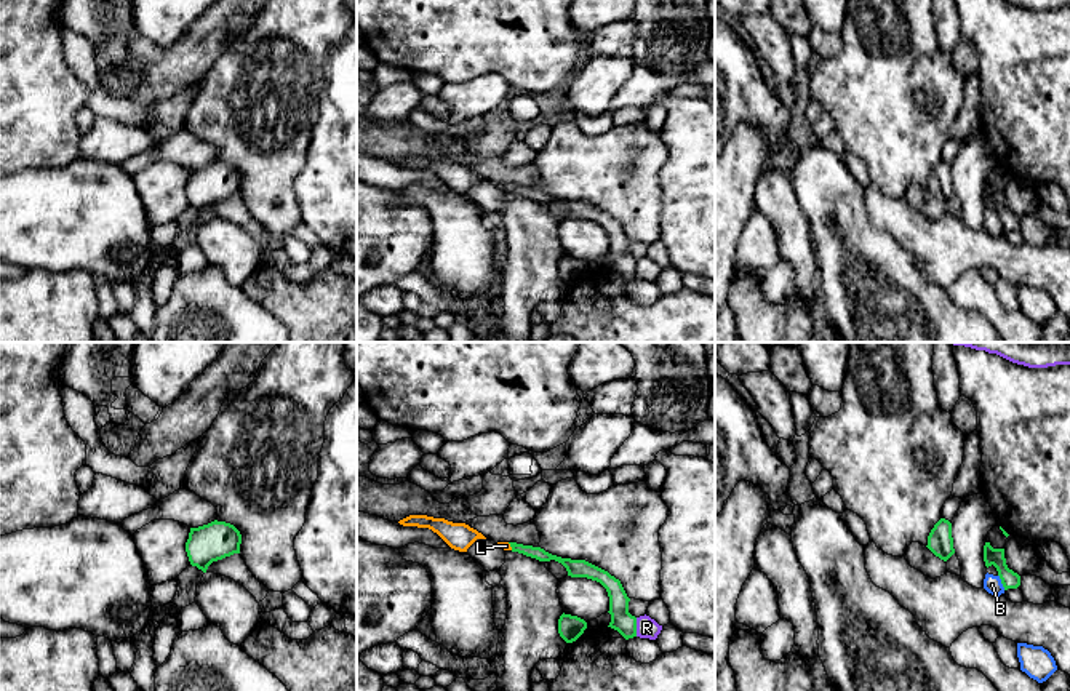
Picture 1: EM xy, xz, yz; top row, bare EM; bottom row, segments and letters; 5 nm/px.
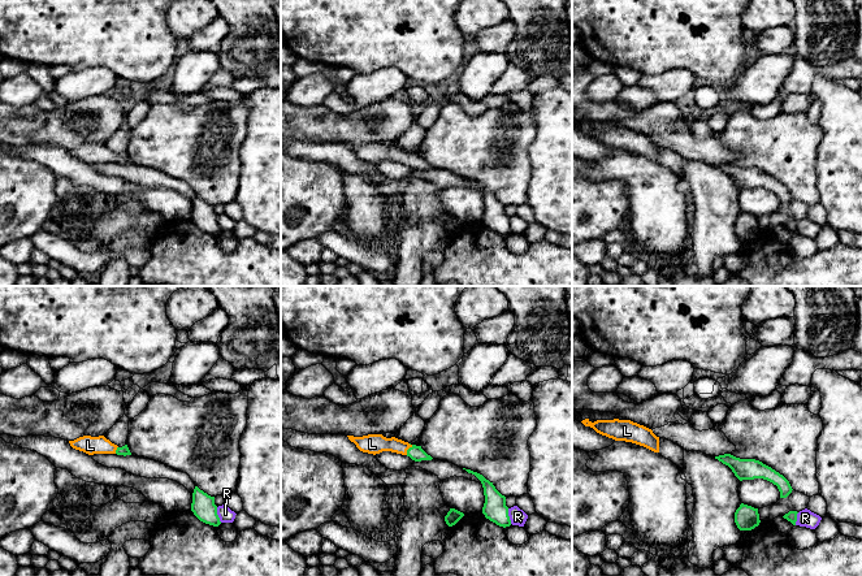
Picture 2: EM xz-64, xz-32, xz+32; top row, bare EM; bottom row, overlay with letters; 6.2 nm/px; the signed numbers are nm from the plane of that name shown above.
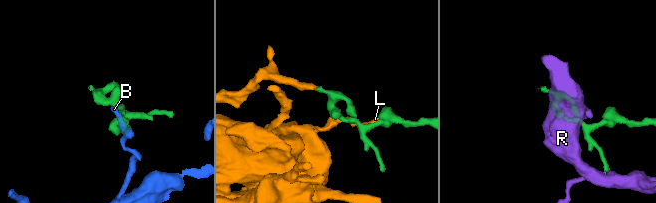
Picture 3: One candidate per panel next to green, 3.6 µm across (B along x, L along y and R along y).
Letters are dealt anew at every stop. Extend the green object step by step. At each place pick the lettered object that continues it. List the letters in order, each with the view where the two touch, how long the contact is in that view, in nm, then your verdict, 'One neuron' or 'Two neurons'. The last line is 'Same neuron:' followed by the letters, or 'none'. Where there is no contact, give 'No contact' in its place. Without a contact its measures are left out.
B: Touches green in yz. Shared border 90 nm. Two neurons
L: Touches green in xz. Shared border 50 nm. Two neurons
R: Touches green in xz. Shared border 100 nm. Two neurons
Same neuron: none

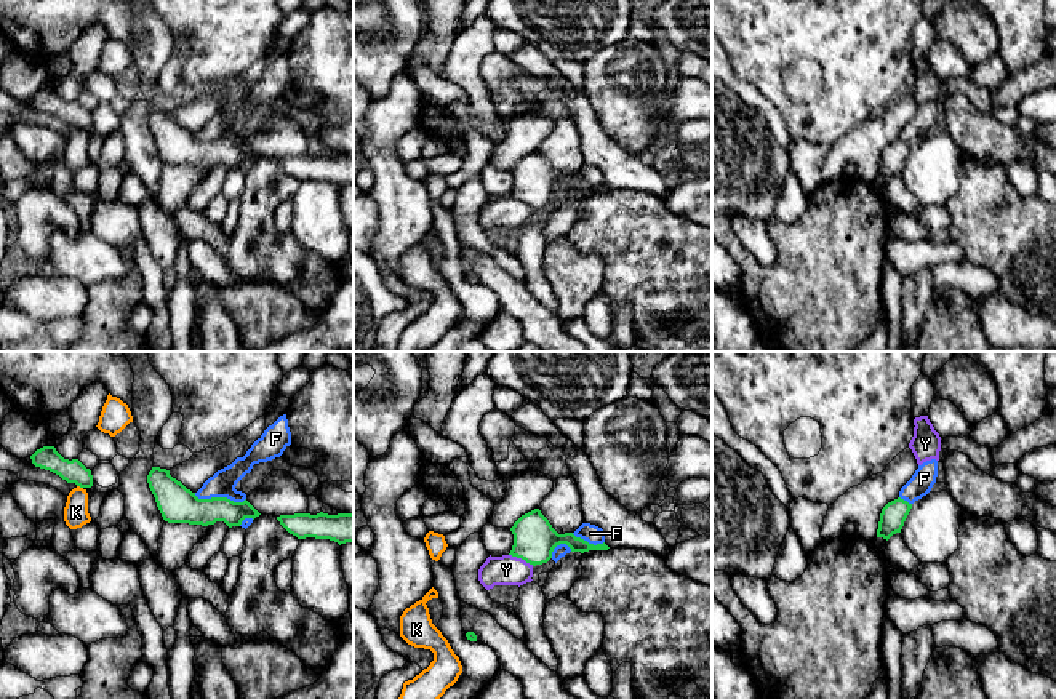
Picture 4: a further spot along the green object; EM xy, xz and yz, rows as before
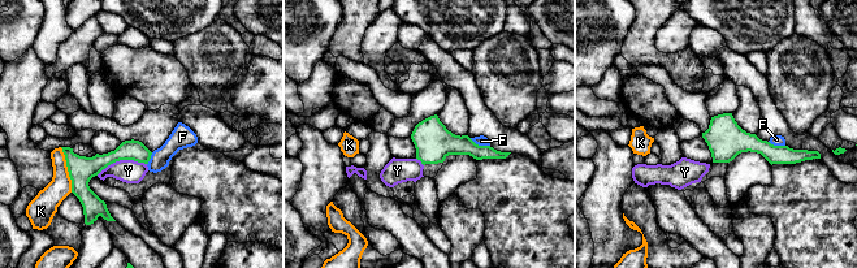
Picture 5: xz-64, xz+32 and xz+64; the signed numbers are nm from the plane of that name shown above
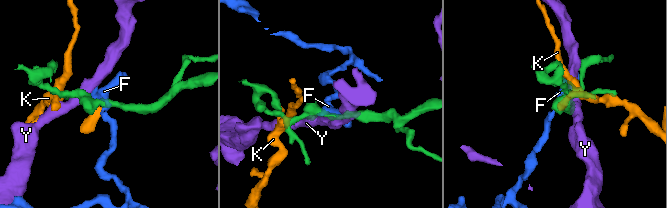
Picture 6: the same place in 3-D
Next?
F: Touches green in xy. Shared border 260 nm. Two neurons
K: Touches green in xy. Shared border 40 nm. Two neurons
Y: Touches green in xz. Shared border 140 nm. One neuron
Same neuron: Y

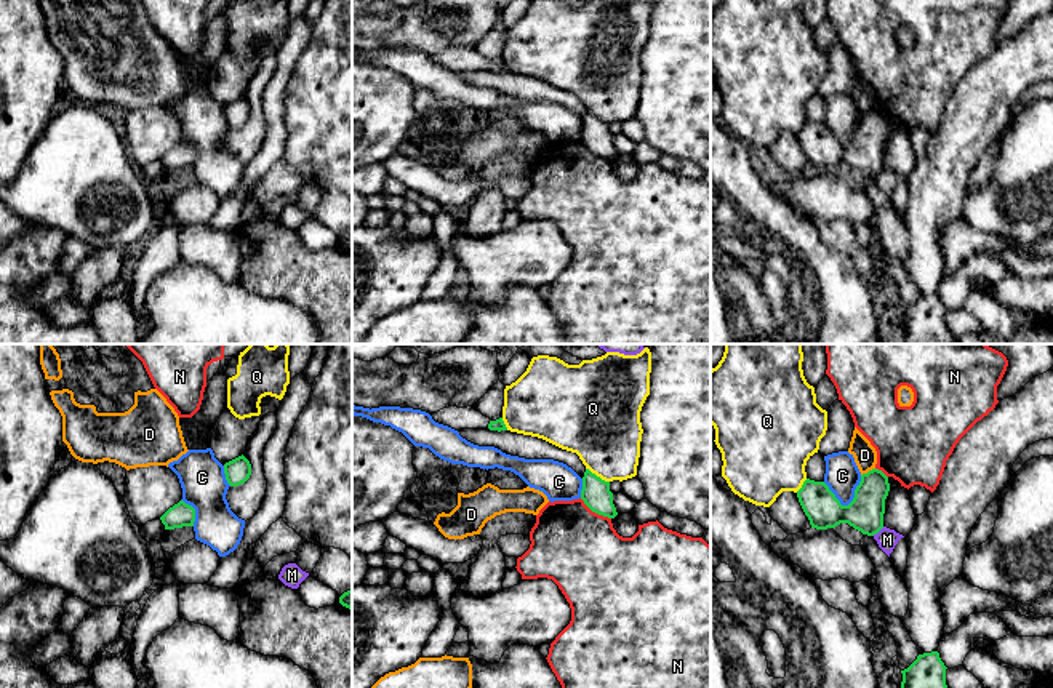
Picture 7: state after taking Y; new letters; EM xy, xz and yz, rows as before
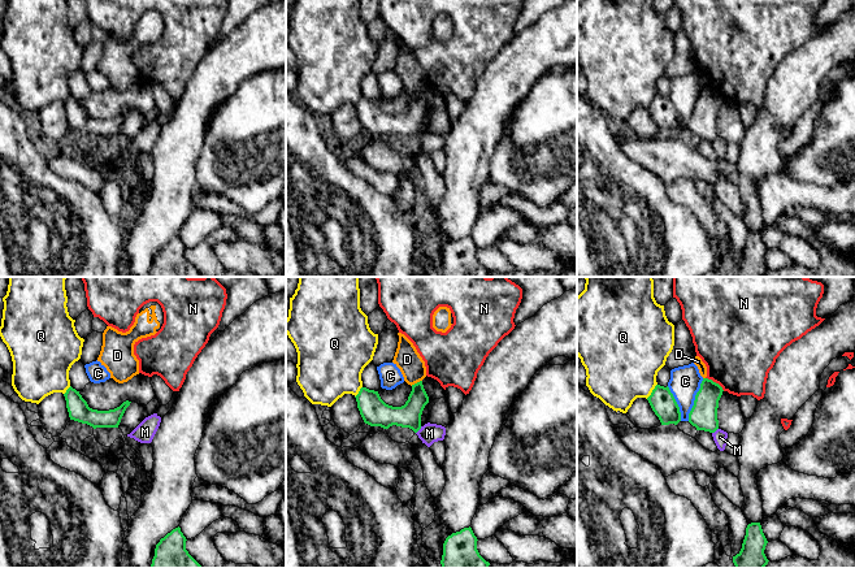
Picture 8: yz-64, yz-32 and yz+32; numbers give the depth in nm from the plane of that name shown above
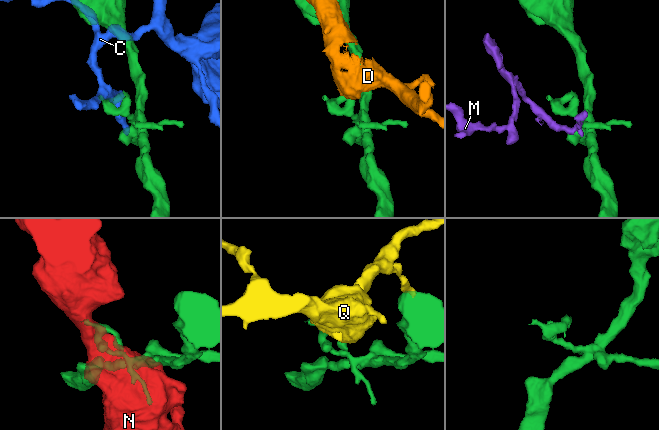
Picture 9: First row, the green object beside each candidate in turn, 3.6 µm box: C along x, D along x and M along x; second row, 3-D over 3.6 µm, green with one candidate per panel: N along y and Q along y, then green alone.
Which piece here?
C: Touches green in yz. Shared border 200 nm. Two neurons
D: Touches green in yz. Shared border 80 nm. Two neurons
M: Touches green in yz. Shared border 80 nm. Two neurons
N: Touches green in xz. Shared border 190 nm. Two neurons
Q: Touches green in xz. Shared border 140 nm. Two neurons
Same neuron: none

